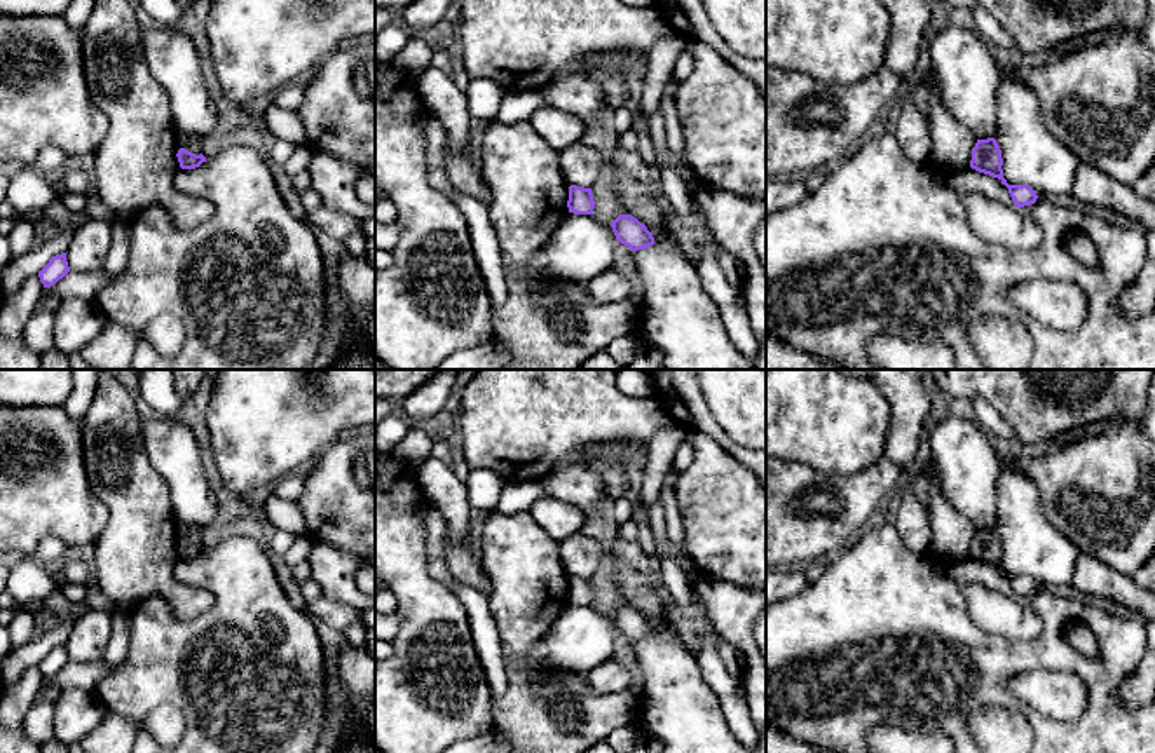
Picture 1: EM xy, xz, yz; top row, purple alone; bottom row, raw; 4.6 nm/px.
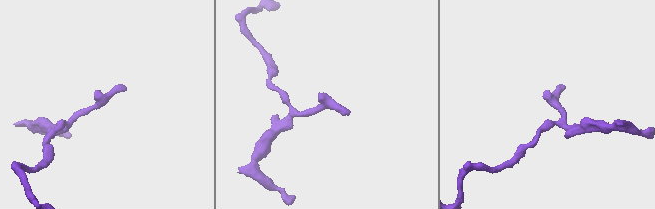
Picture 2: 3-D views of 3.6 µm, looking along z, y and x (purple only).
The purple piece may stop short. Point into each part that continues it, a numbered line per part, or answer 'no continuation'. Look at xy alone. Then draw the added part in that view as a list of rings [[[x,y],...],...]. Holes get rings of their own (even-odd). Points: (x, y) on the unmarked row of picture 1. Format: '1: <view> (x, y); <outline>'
no continuation

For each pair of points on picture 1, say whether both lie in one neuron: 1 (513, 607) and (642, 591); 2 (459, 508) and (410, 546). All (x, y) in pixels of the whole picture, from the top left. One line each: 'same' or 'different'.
1: different
2: different

